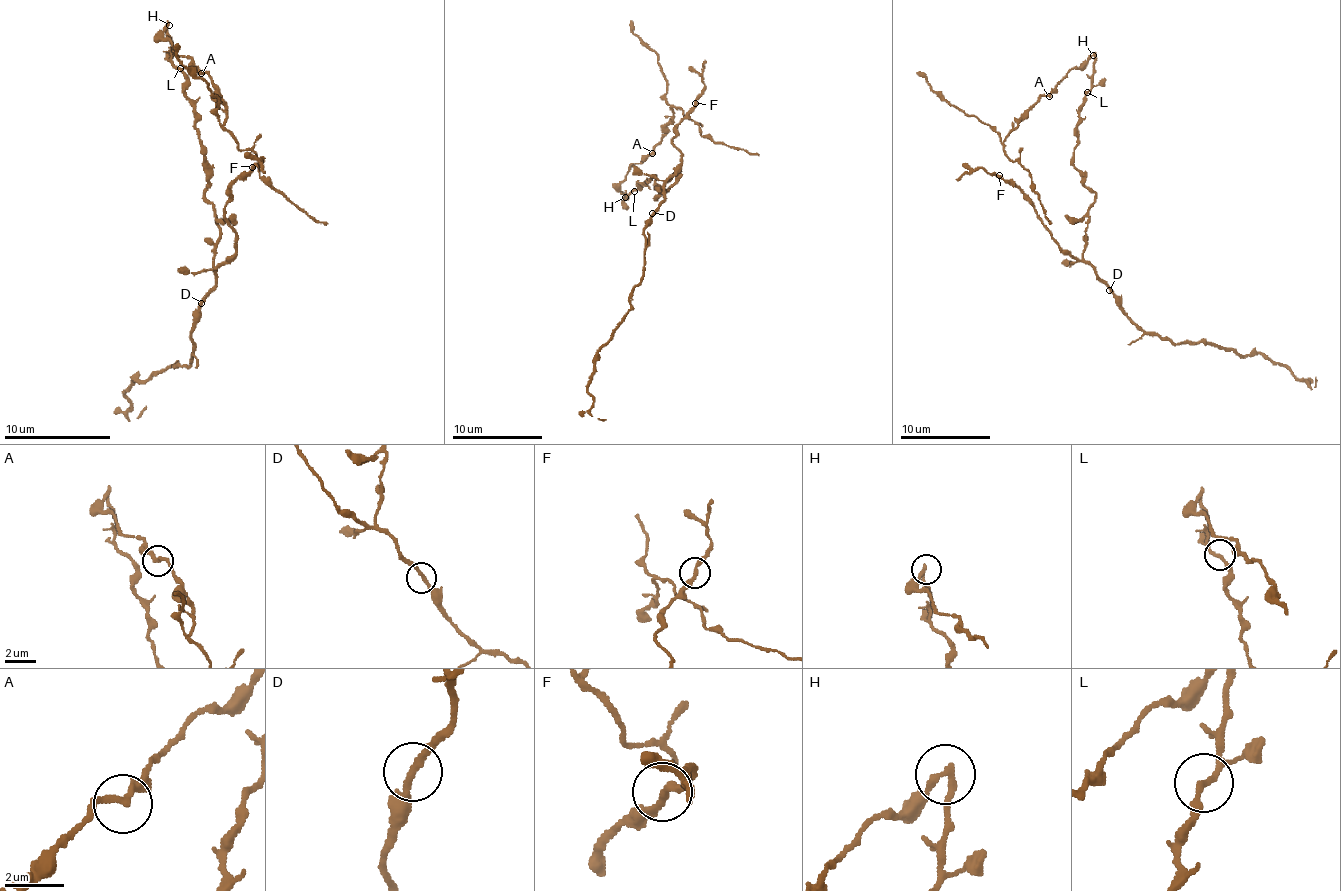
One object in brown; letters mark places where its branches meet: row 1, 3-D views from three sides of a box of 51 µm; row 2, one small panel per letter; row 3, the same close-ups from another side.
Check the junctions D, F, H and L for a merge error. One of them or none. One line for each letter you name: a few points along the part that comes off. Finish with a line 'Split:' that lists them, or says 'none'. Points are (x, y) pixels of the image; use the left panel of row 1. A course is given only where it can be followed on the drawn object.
H: (169, 25), (164, 39), (209, 76), (225, 108), (225, 127), (241, 151), (255, 153), (260, 172), (327, 225)
Split: H

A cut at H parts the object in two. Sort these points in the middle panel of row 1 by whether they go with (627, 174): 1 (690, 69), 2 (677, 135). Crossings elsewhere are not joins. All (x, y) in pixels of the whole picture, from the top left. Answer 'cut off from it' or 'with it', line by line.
1: cut off from it
2: cut off from it

